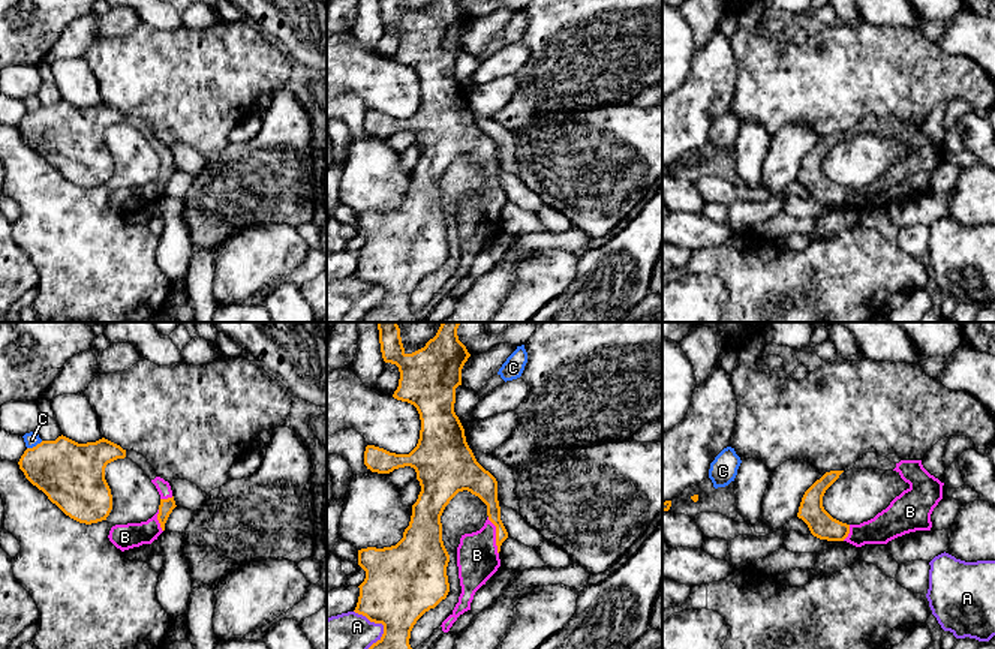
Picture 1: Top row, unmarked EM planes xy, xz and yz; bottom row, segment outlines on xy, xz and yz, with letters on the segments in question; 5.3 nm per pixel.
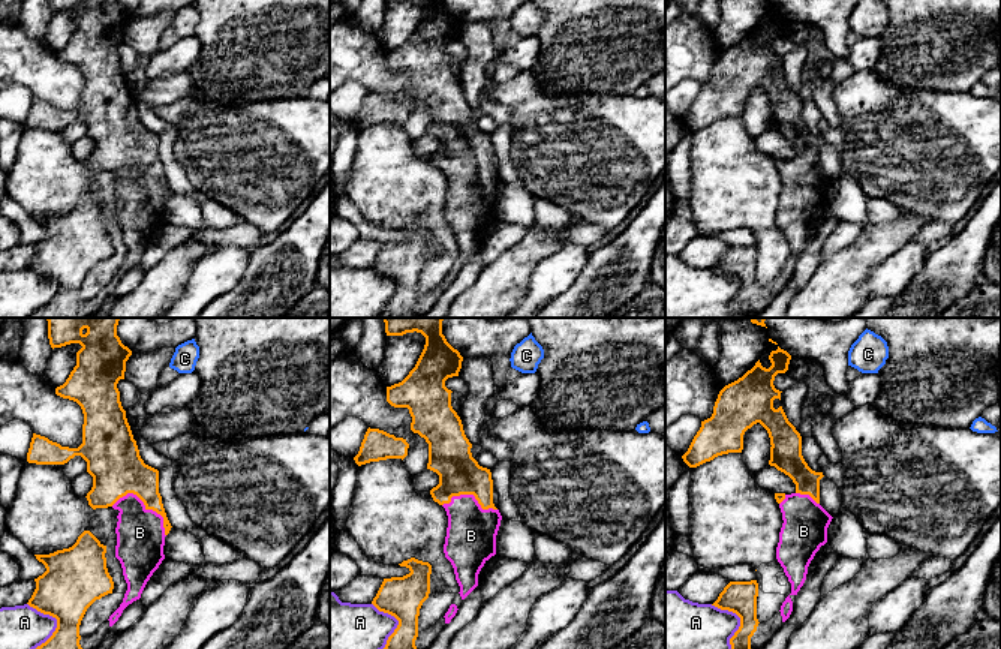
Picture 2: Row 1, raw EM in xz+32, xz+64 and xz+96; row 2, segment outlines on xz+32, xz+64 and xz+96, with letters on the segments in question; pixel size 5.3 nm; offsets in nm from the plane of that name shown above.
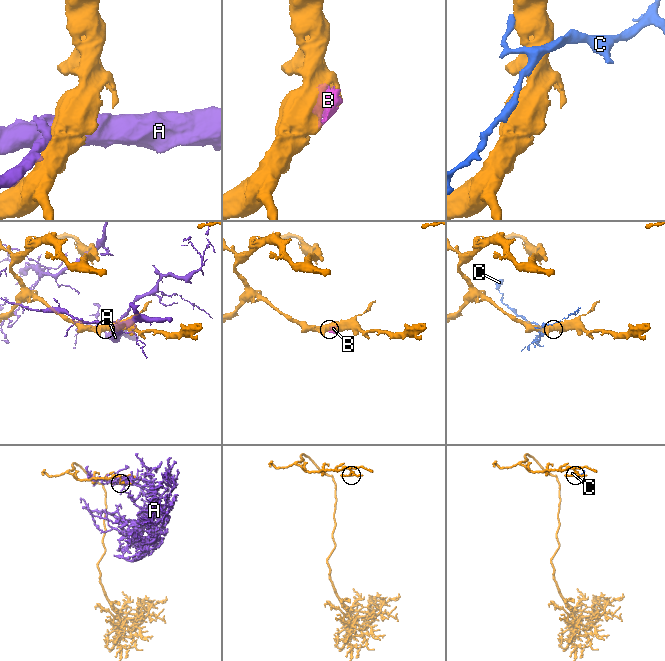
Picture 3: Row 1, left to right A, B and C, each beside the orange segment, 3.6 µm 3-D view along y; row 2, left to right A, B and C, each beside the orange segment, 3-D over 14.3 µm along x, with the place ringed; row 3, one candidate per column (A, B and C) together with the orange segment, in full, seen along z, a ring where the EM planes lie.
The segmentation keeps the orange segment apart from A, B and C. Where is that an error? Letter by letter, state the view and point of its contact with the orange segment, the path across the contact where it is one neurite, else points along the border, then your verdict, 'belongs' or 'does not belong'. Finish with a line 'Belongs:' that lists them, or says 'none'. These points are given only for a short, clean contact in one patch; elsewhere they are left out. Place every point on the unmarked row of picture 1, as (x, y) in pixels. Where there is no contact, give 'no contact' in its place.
A: meets orange in xz at (384, 293); does not belong
B: meets orange in xz at (496, 200); belongs
C: meets orange in xy at (36, 110); does not belong
Belongs: B

